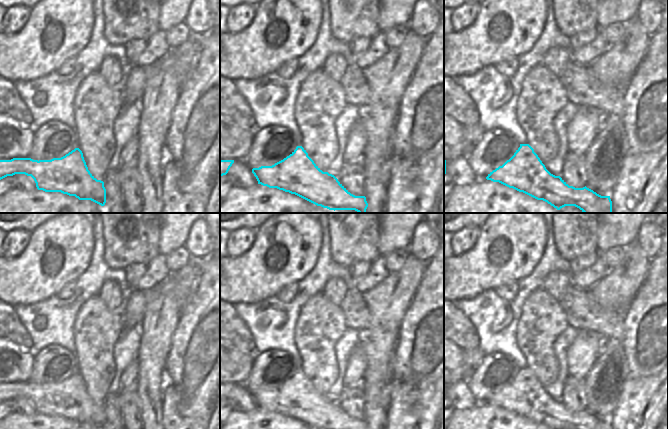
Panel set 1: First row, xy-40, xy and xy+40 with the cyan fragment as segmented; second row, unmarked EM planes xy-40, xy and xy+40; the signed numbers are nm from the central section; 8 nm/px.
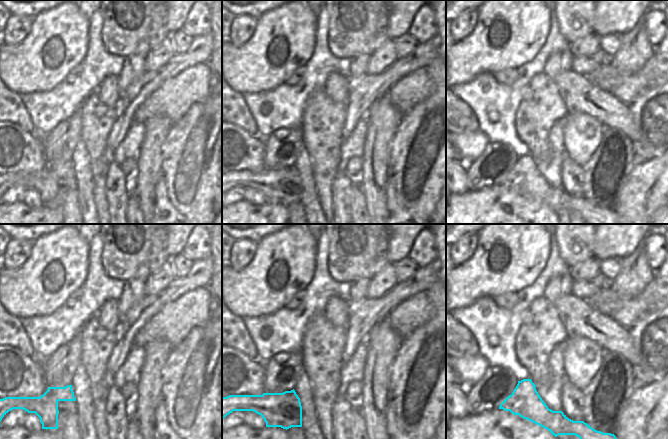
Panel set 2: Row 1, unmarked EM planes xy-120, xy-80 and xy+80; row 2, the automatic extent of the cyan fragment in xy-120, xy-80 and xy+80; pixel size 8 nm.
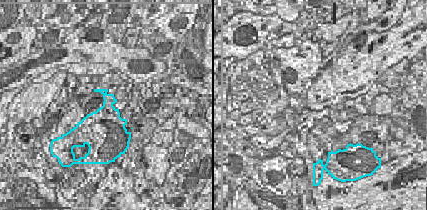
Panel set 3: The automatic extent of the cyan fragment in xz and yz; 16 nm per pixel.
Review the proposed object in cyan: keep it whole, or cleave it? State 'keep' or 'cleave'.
cleave

